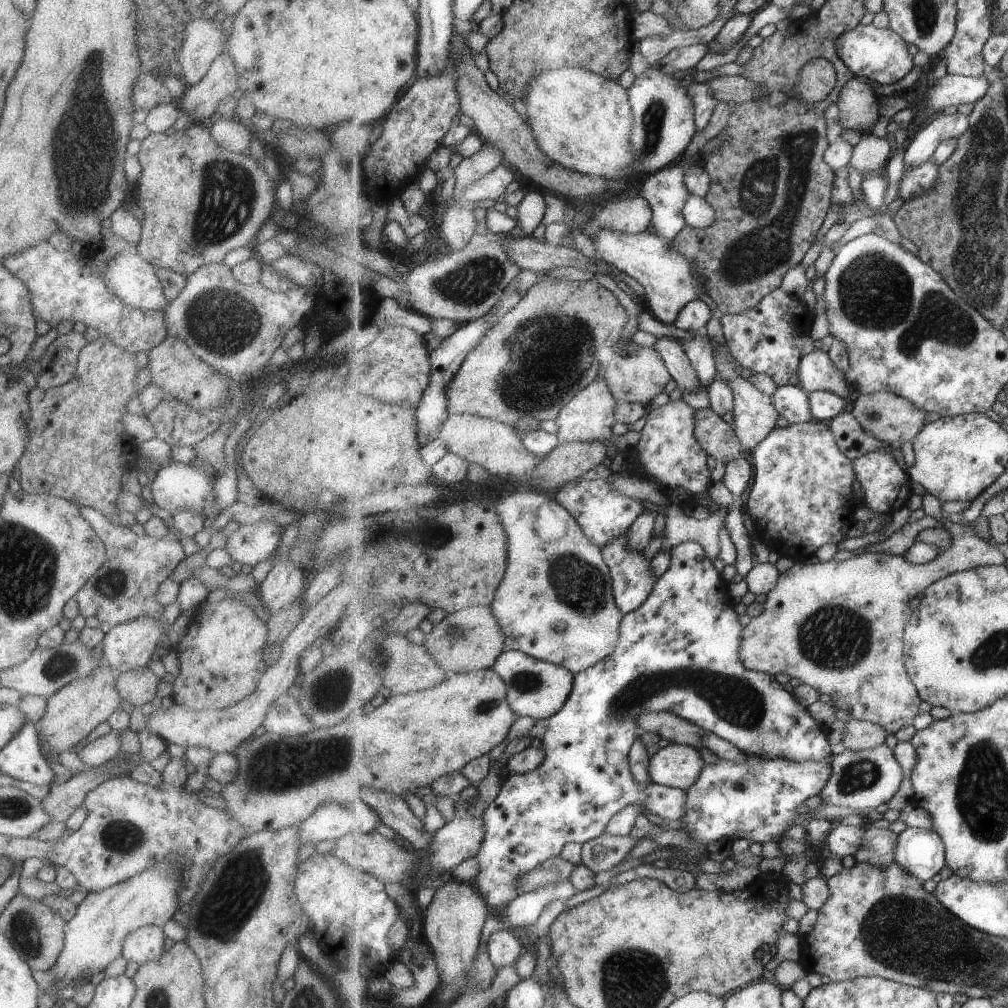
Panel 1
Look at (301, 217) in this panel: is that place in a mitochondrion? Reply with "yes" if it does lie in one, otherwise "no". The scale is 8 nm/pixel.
no

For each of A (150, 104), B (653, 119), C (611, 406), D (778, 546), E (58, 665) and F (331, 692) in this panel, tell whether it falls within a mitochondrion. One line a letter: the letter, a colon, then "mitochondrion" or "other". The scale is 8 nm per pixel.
A: other
B: mitochondrion
C: other
D: other
E: mitochondrion
F: mitochondrion

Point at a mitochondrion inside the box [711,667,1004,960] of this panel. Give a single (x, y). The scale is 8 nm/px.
(863, 774)

